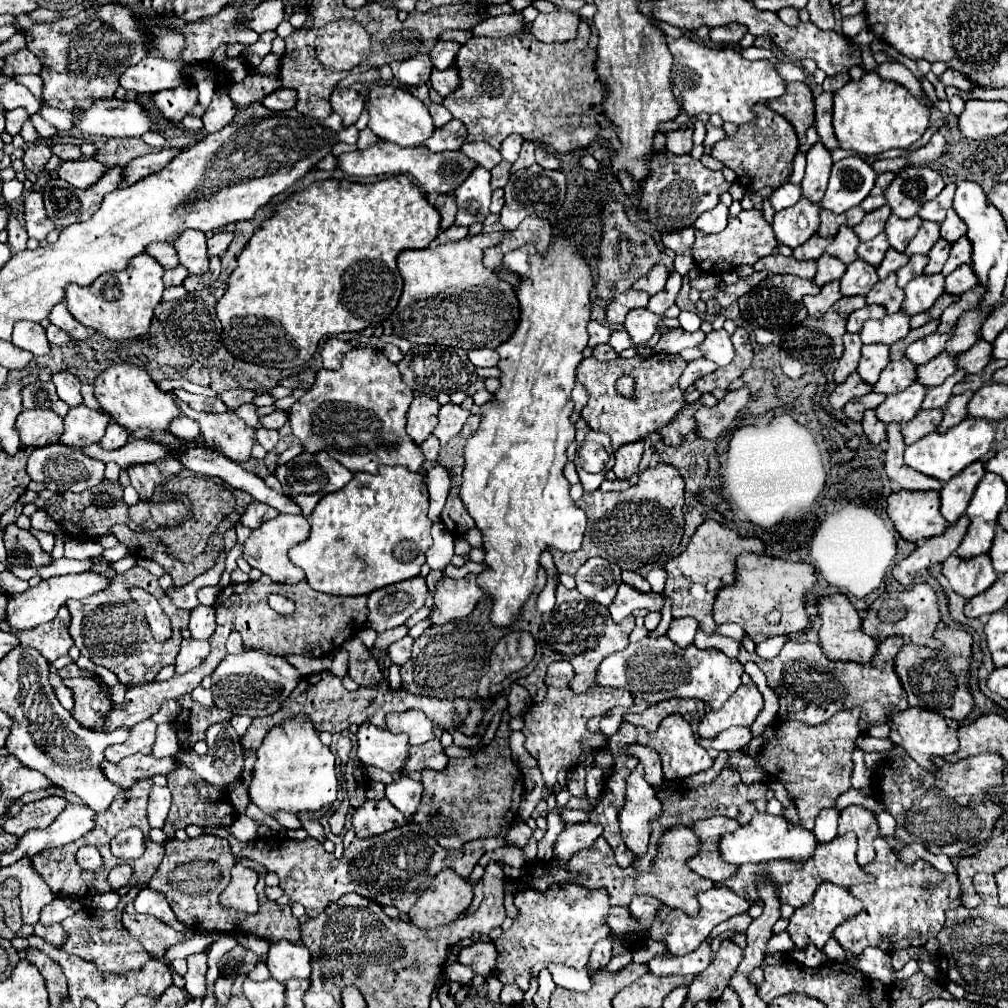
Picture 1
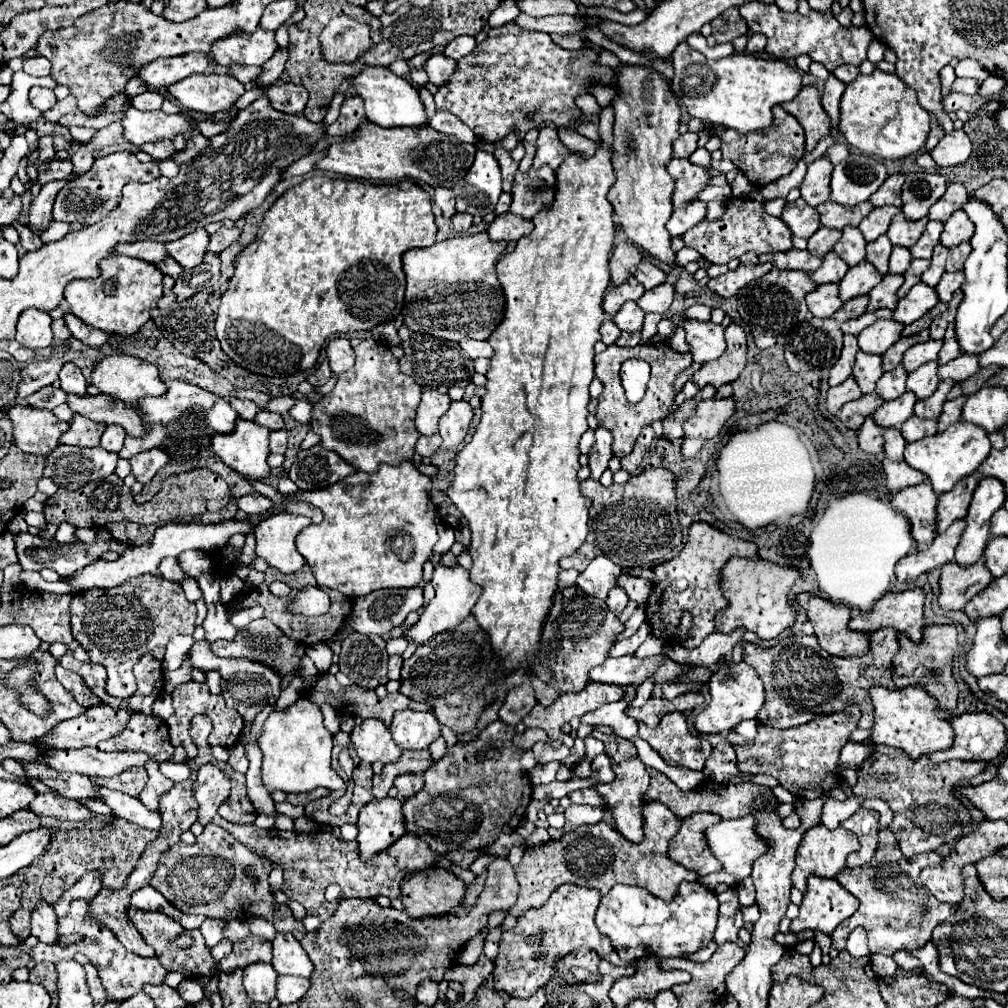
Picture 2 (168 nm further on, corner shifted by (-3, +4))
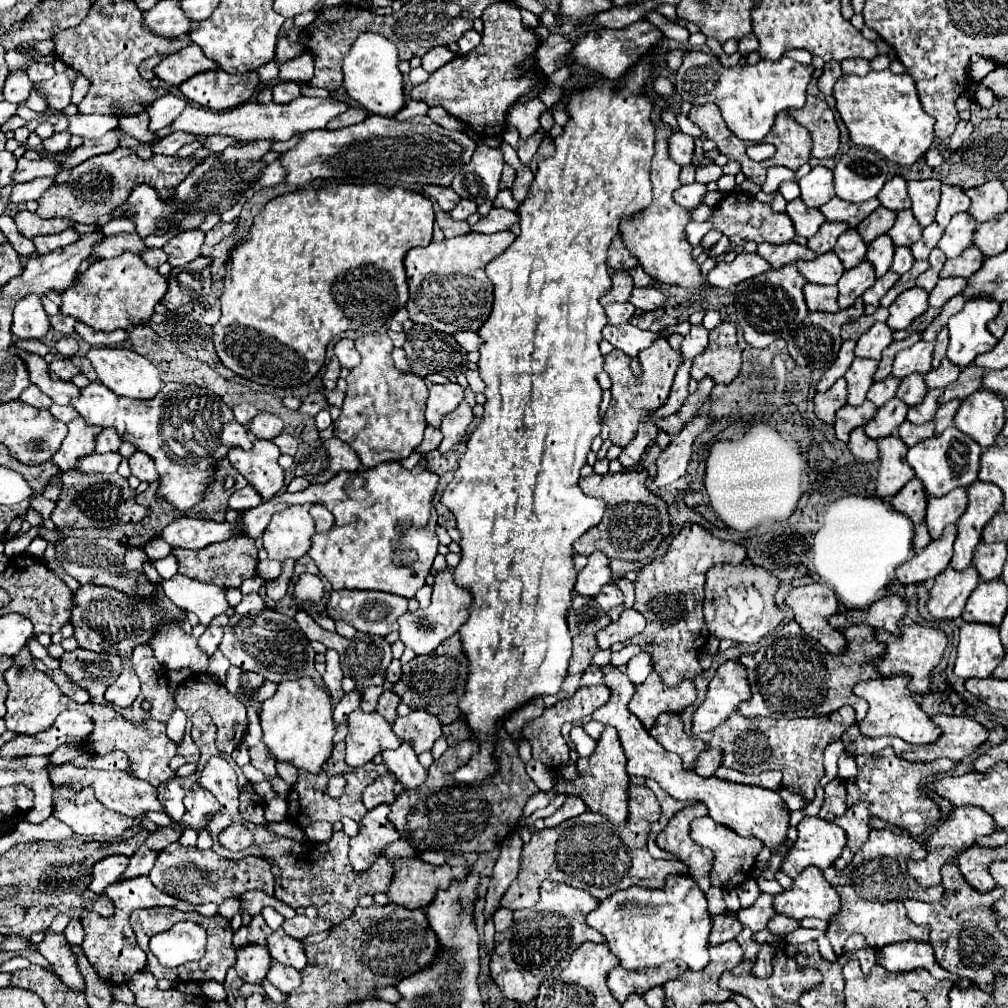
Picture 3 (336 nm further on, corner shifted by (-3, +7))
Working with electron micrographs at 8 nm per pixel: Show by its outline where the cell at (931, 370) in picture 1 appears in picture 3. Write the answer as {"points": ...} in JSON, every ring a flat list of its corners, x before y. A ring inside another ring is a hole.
{"points":[[921,373,907,375,897,389,897,397,903,399,909,407,919,405,925,395,927,395,927,385,925,385,925,375]]}

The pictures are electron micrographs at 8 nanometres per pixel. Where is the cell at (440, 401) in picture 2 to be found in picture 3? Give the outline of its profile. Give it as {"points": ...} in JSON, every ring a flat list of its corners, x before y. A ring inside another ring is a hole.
{"points":[[445,383,445,385,431,385,429,399,425,409,425,419,431,427,439,429,443,415,453,411,463,401,463,389,459,383]]}

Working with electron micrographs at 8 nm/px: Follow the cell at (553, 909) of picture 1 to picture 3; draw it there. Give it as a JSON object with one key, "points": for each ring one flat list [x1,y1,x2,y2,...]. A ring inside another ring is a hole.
{"points":[[543,881,537,905,515,911,513,925,507,931,497,933,489,967,491,979,497,983,501,993,511,1001,529,1003,537,997,537,989,543,983,539,979,543,979,543,975,555,975,555,961,565,961,583,941,605,943,603,935,585,923,587,913,597,909,597,903,599,901,583,889,557,881]]}

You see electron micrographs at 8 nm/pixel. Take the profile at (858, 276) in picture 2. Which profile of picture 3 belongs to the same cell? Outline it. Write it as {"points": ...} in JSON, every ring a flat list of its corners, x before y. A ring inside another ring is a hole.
{"points":[[863,261,861,265,849,269,843,273,839,279,839,307,847,309,849,305,855,303,857,297,861,297,873,283,875,283,875,269,869,261]]}

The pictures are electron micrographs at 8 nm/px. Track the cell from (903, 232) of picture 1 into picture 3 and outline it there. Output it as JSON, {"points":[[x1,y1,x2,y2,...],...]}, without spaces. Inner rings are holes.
{"points":[[907,209,907,211,897,213,897,221,895,221,893,229,889,231,889,237,893,239,895,245,909,247,921,237,921,231,923,231,923,227,917,223,911,209]]}

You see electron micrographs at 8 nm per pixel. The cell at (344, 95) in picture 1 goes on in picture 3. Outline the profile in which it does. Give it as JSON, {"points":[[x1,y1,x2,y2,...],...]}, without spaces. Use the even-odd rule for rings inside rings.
{"points":[[349,107,345,113,341,113,339,117,331,119,327,129,341,129,341,127,349,127,349,125,357,125,367,117,367,113,361,107]]}

